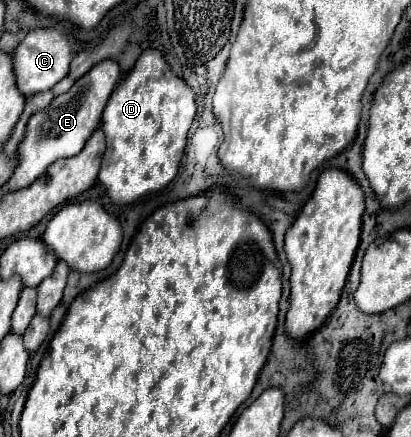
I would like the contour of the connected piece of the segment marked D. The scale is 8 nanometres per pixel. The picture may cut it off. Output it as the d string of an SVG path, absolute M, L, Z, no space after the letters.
M145 50L135 68L127 78L113 90L101 120L101 128L107 138L107 148L103 152L99 182L105 186L113 204L131 204L149 192L165 188L179 170L179 162L185 152L187 132L195 118L195 94L193 90L169 68L159 50Z

